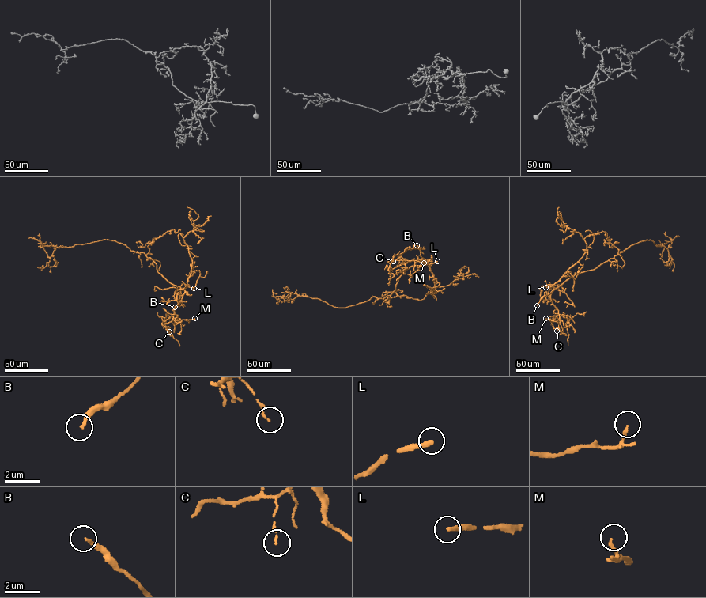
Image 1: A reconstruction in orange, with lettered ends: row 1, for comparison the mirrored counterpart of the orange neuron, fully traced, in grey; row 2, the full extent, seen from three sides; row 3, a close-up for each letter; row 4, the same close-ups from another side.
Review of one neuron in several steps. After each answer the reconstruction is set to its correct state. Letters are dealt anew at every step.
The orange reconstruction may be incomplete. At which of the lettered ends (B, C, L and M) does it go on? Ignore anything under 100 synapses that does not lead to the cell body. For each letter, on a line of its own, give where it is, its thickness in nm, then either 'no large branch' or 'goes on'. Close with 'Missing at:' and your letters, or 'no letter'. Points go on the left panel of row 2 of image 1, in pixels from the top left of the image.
B: at (175, 307); 220 nm thick; no large branch
C: at (169, 331); 120 nm thick; no large branch
L: at (194, 288); 280 nm thick; goes on
M: at (194, 318); 160 nm thick; no large branch
Missing at: L

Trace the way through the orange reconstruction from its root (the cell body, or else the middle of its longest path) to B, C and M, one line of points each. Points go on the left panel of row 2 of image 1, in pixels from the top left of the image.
B: (156, 268), (170, 282), (185, 287), (176, 291), (178, 304), (175, 307)
C: (156, 268), (168, 281), (183, 289), (184, 292), (175, 308), (172, 319), (165, 324), (169, 331)
M: (156, 268), (168, 281), (184, 290), (182, 299), (175, 308), (172, 316), (175, 321), (178, 323), (194, 318)

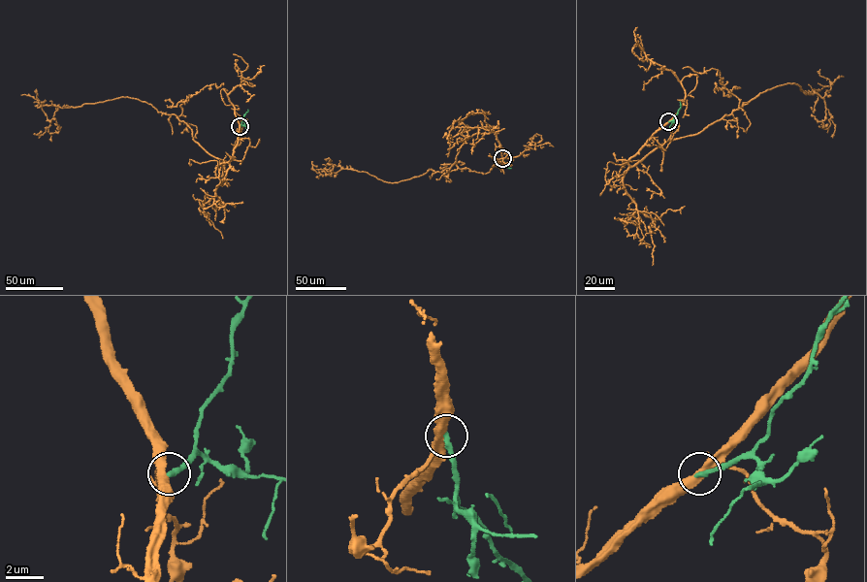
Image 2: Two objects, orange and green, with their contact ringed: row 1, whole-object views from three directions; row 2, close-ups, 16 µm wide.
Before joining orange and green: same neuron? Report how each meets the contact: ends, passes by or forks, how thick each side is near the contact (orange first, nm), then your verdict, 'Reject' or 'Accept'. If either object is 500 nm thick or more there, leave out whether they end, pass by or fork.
At the ring orange passes by. At the ring green ends. Thickness 440 nm (orange) against 280 nm. Accept

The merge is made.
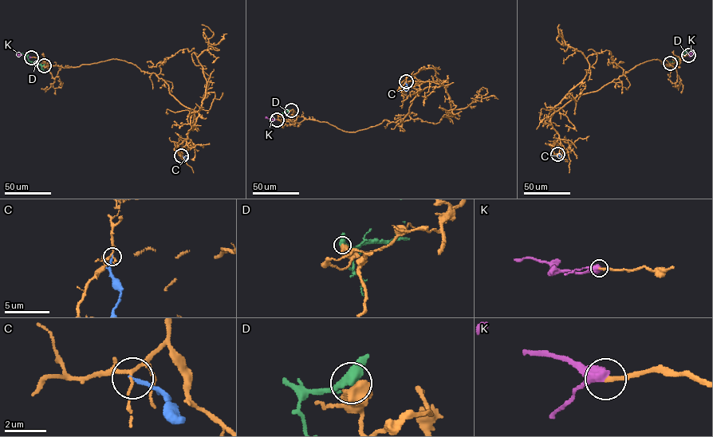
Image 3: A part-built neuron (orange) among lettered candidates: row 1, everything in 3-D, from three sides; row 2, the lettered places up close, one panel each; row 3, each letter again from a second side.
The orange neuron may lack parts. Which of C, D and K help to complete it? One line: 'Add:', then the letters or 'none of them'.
Add: K

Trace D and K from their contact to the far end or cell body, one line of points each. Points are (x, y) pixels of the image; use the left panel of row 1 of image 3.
D: (43, 65), (34, 64), (22, 53)
K: (31, 57), (17, 54)

